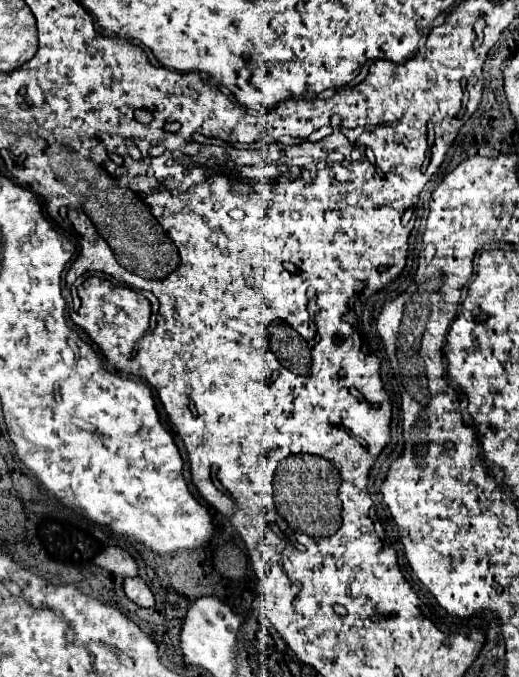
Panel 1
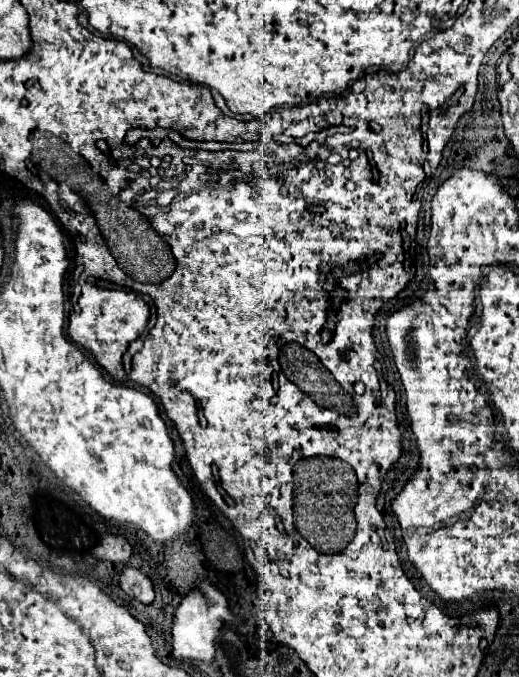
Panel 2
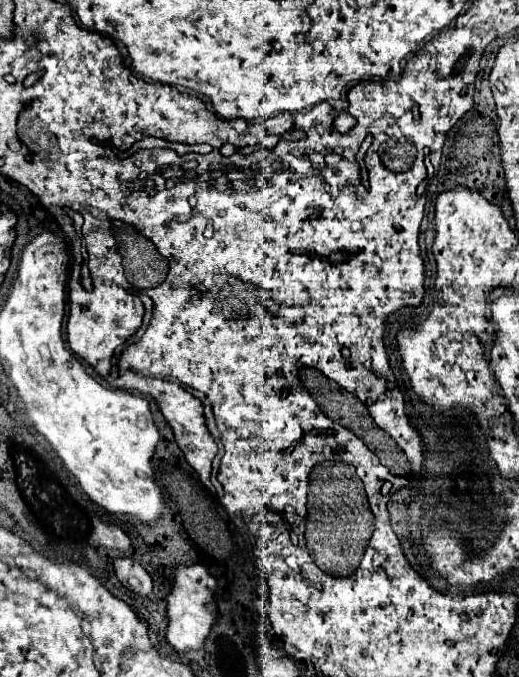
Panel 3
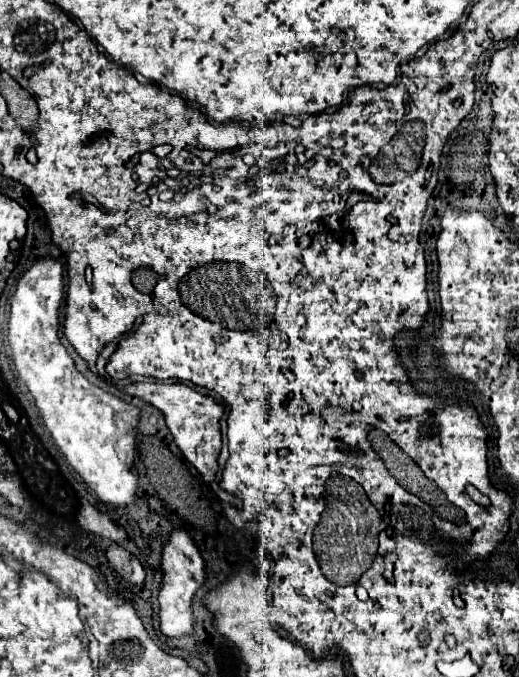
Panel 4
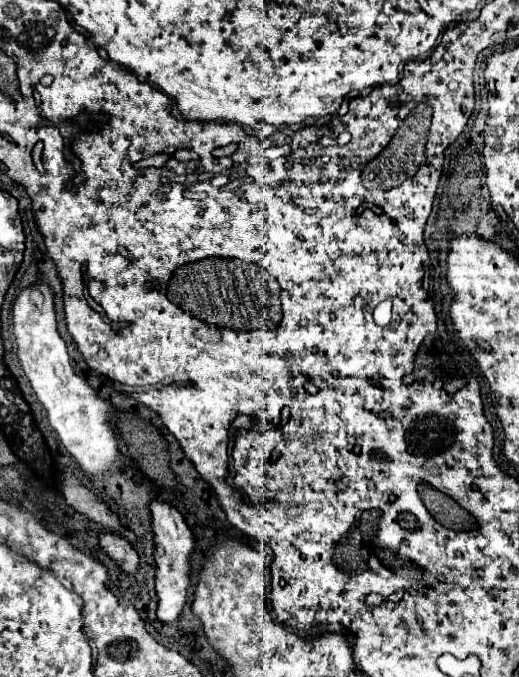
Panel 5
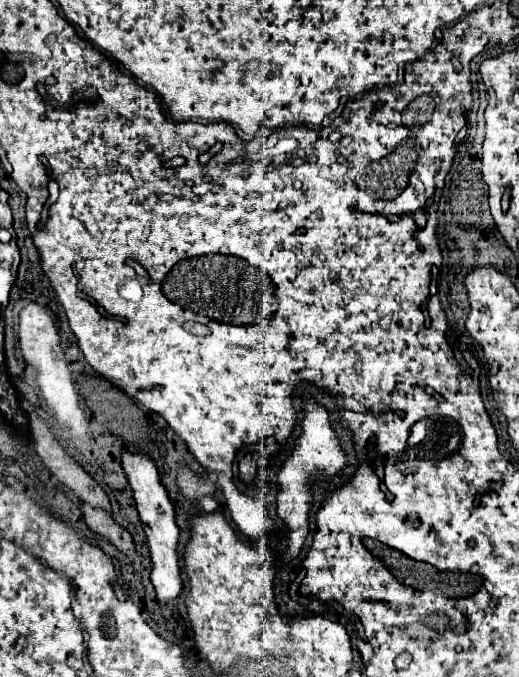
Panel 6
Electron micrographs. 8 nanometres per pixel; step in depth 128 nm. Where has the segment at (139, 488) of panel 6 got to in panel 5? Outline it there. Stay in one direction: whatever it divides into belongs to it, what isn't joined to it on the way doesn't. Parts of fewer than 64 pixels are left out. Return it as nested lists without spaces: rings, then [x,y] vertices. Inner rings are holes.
[[[154,500],[150,504],[152,512],[152,530],[154,530],[154,558],[156,558],[156,594],[158,594],[158,620],[162,624],[174,624],[178,622],[182,608],[188,598],[188,586],[190,586],[190,556],[196,548],[194,536],[190,528],[186,526],[182,514],[162,502]]]

